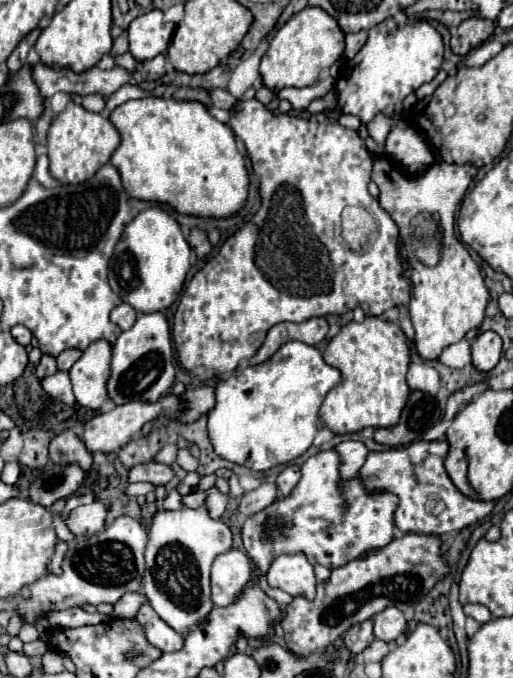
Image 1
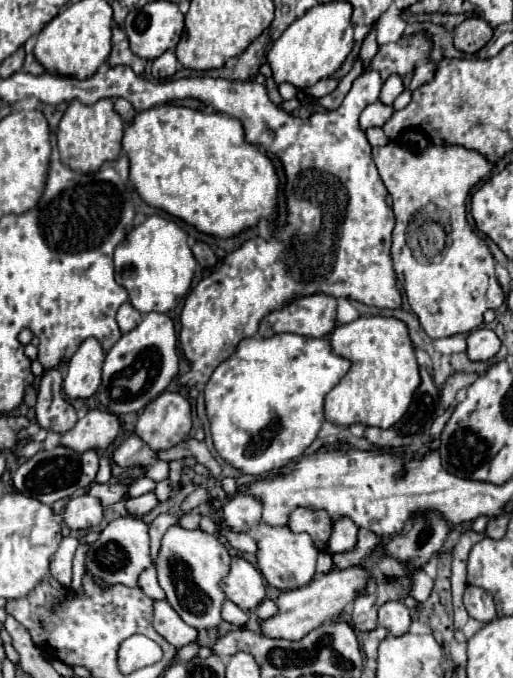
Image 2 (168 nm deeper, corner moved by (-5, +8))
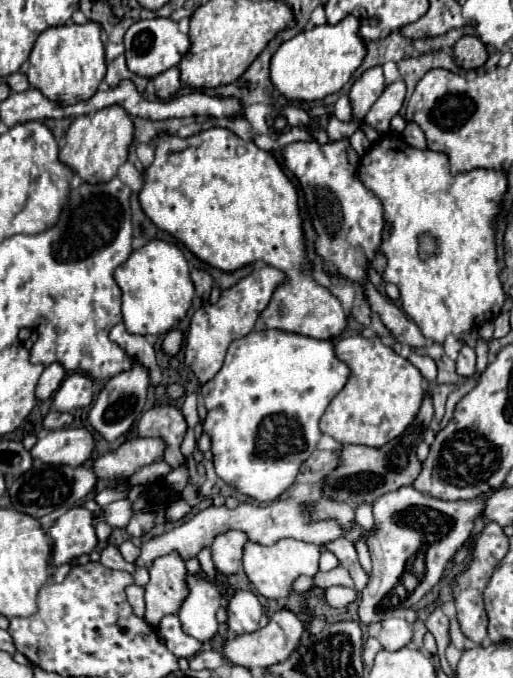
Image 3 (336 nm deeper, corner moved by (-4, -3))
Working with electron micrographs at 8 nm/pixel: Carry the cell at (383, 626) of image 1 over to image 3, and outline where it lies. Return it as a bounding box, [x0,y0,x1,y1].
[377,618,411,652]

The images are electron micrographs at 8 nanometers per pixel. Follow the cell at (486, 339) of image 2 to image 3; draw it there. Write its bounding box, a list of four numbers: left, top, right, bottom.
[457,344,477,378]

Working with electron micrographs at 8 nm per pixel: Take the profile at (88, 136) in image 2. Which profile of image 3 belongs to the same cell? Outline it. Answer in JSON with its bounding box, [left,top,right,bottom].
[59,106,133,182]

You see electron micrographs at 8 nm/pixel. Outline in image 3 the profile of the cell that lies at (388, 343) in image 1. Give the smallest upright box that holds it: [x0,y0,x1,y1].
[321,334,423,446]

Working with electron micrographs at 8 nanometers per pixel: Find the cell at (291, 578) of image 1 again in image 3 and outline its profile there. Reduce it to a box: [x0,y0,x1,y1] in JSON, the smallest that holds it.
[243,540,321,600]

